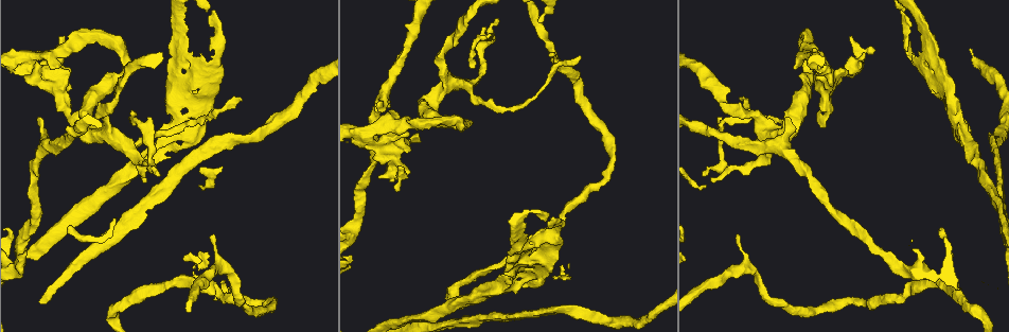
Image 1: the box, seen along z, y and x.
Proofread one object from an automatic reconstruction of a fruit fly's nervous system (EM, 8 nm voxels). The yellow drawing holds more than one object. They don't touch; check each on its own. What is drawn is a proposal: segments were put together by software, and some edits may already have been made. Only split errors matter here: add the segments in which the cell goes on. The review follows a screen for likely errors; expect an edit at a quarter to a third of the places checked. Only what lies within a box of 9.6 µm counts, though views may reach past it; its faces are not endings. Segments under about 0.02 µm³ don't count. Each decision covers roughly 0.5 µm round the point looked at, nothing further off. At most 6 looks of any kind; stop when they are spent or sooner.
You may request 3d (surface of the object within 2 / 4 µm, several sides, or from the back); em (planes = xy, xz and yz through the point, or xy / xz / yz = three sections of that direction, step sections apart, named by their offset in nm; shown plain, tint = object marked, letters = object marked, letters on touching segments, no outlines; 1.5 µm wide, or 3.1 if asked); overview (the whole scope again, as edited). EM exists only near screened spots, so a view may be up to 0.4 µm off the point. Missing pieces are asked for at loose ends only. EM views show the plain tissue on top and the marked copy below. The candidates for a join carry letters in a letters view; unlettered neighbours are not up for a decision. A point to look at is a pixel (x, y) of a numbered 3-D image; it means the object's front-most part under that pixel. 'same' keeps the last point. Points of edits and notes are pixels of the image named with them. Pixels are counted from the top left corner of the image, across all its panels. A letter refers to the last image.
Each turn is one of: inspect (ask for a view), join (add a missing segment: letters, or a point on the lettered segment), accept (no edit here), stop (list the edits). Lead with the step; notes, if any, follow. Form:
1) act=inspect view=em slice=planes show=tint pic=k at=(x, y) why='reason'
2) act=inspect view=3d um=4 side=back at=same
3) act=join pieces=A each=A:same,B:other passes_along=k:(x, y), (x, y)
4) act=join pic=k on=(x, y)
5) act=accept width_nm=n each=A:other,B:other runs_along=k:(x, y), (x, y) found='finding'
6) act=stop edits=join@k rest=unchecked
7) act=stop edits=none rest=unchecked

act=inspect view=3d um=2 pic=1 at=(737, 233) why='thin end'

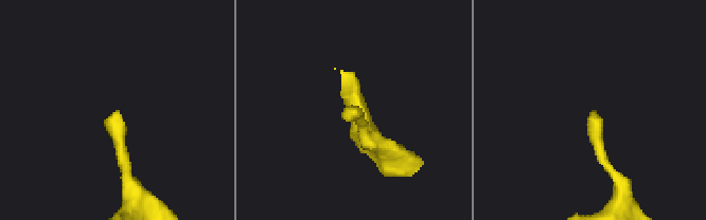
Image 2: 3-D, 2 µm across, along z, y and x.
act=inspect view=em slice=xy step=8 show=letters pic=2 at=(120, 114)

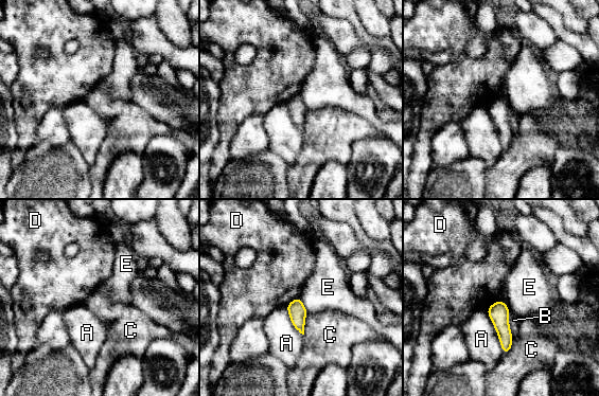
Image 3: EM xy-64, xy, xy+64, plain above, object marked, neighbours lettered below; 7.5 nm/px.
act=accept longest_contact=A:380nm each=A:other,B:other,C:other,D:other,E:other border=3:(299, 296), (307, 311) found='no lettered segment goes on from it'

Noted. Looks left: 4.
act=inspect view=em slice=planes show=letters pic=1 at=(376, 103) why='an open end'

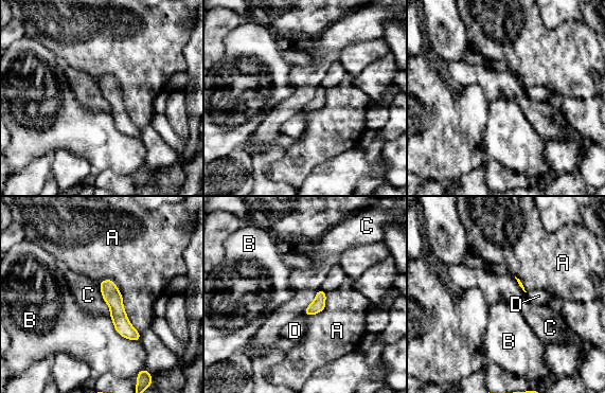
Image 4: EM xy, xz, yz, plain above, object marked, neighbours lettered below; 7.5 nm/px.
act=accept longest_contact=A:500nm each=A:other,B:other,C:other,D:other found='none of them fits'

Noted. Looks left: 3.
act=inspect view=3d um=2 side=back pic=1 at=(131, 119) why='an open end'

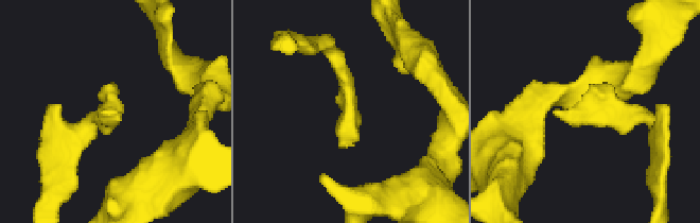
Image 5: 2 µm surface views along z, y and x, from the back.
act=inspect view=em slice=xy step=4 show=tint pic=5 at=(351, 146) why='shape alone is not enough'

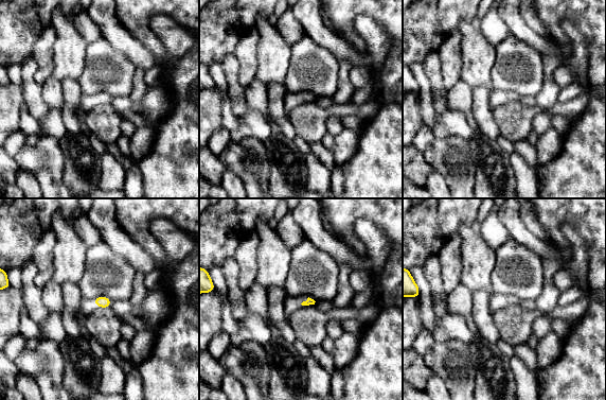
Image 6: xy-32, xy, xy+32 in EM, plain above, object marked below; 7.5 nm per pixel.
act=inspect view=em slice=planes show=letters at=same

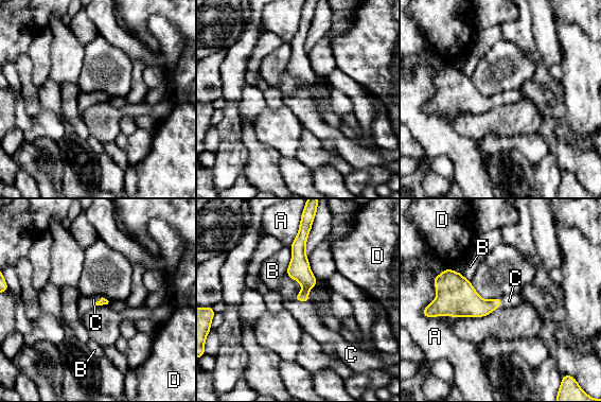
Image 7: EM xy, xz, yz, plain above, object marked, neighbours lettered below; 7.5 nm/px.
act=join pieces=C each=A:other,B:other,C:same,D:other found='it goes on there'

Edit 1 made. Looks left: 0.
act=stop edits=join@7 rest=unchecked

